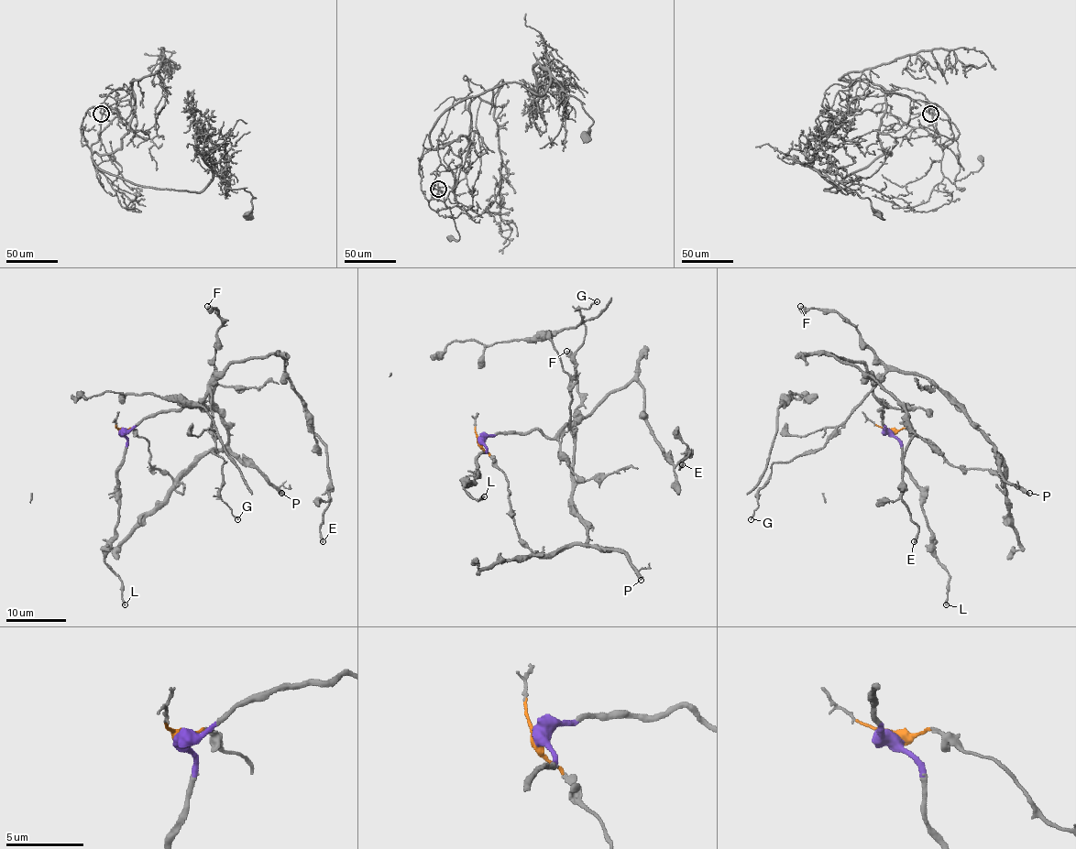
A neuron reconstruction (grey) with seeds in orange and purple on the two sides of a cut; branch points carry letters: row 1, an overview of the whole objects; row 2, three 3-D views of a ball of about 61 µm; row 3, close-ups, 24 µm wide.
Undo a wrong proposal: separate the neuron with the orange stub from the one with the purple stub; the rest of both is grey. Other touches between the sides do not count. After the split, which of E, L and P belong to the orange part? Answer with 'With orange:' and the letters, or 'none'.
With orange: P

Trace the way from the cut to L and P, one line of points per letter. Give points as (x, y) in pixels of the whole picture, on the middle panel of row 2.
L: (480, 441), (486, 449), (477, 458), (477, 476), (464, 488), (477, 500), (485, 497)
P: (480, 441), (507, 482), (518, 536), (532, 551), (555, 554), (569, 545), (590, 544), (620, 549), (641, 580)

